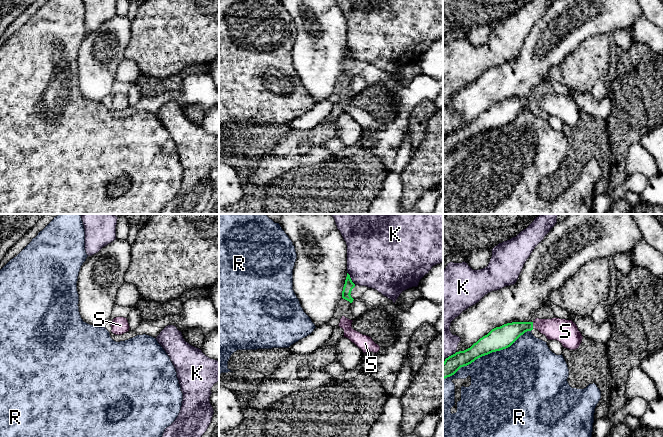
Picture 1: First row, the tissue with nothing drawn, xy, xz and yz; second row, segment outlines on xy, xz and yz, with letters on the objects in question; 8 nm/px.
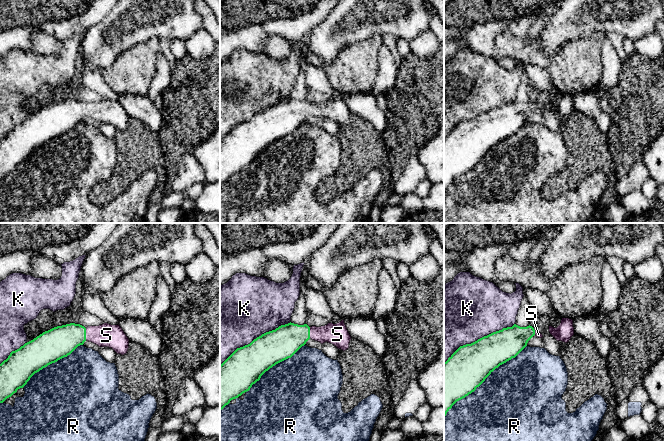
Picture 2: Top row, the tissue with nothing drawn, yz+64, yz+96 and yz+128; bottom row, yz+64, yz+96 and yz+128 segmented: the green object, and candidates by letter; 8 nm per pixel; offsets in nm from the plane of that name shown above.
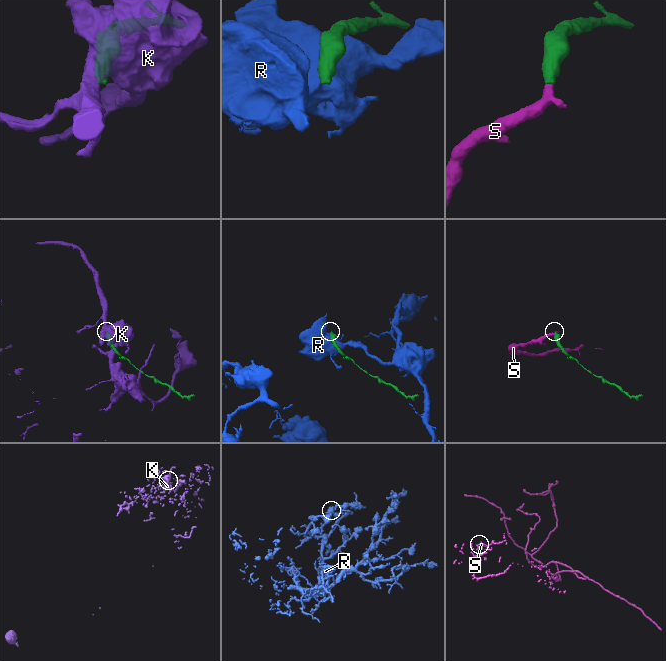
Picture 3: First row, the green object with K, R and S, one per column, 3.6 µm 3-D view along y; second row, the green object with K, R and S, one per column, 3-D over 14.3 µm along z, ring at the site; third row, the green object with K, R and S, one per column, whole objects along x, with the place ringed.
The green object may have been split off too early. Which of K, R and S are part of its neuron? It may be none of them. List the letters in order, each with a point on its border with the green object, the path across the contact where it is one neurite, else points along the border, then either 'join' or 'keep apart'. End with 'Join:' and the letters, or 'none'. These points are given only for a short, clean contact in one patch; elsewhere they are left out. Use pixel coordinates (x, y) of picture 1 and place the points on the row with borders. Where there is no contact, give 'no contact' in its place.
K: meets green in xz at (350, 278); keep apart
R: meets green in yz at (487, 354); keep apart
S: meets green in yz at (532, 325); join
Join: S

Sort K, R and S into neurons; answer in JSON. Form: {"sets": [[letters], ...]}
{"sets": [["K"], ["R"], ["S"]]}

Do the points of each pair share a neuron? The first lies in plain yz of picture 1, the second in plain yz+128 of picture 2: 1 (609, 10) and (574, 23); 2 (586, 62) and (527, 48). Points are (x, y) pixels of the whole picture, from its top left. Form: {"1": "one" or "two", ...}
{"1": "one", "2": "one"}

